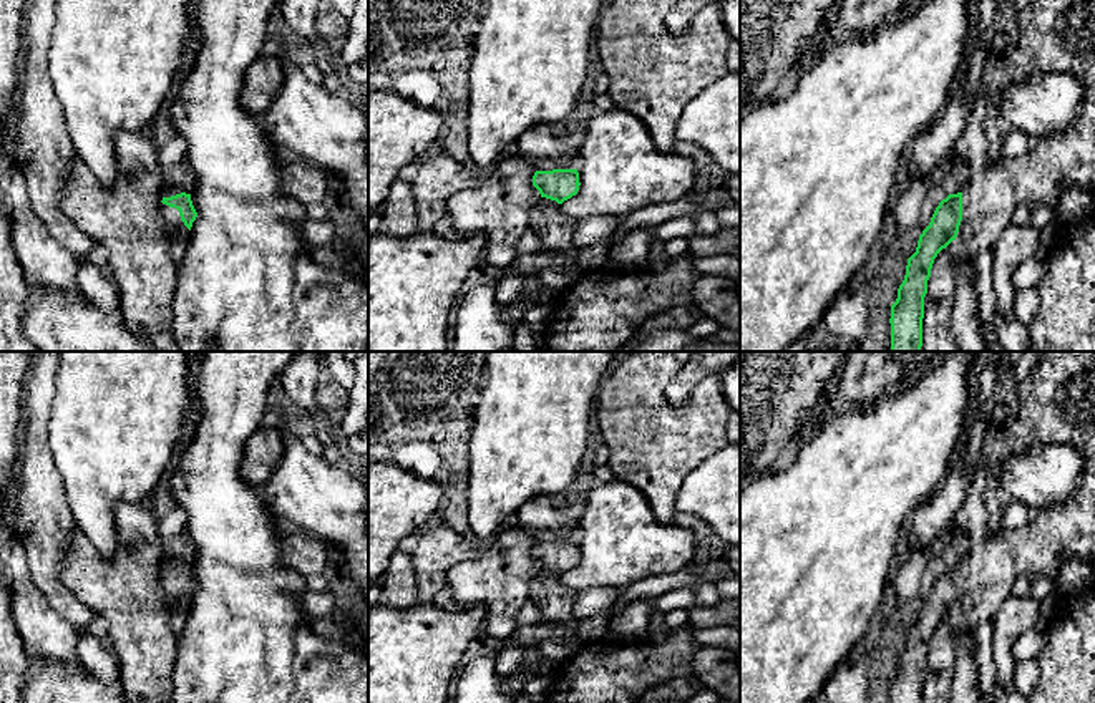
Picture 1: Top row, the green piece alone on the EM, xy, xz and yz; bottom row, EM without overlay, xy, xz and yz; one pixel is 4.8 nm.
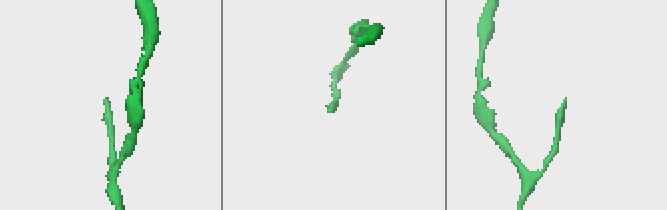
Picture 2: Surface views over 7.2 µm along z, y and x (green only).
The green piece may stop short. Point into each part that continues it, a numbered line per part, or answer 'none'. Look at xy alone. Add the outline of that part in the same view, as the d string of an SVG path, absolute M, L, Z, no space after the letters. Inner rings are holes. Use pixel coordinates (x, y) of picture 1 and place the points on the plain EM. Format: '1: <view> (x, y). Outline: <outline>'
1: xy (178, 604). Outline: M161 574L161 582L166 590L166 602L171 610L171 627L174 633L181 633L187 622L189 600L181 592L179 582Z

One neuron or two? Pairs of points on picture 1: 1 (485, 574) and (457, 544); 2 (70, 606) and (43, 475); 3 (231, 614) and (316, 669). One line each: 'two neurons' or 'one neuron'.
1: two neurons
2: one neuron
3: one neuron

